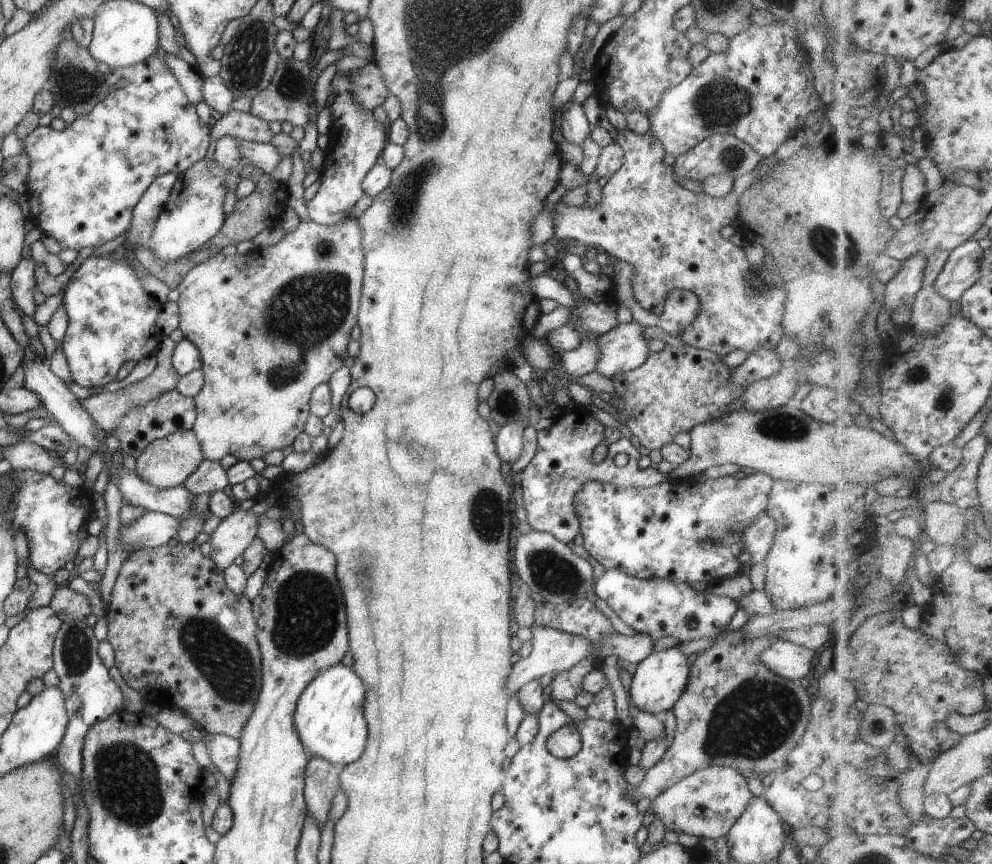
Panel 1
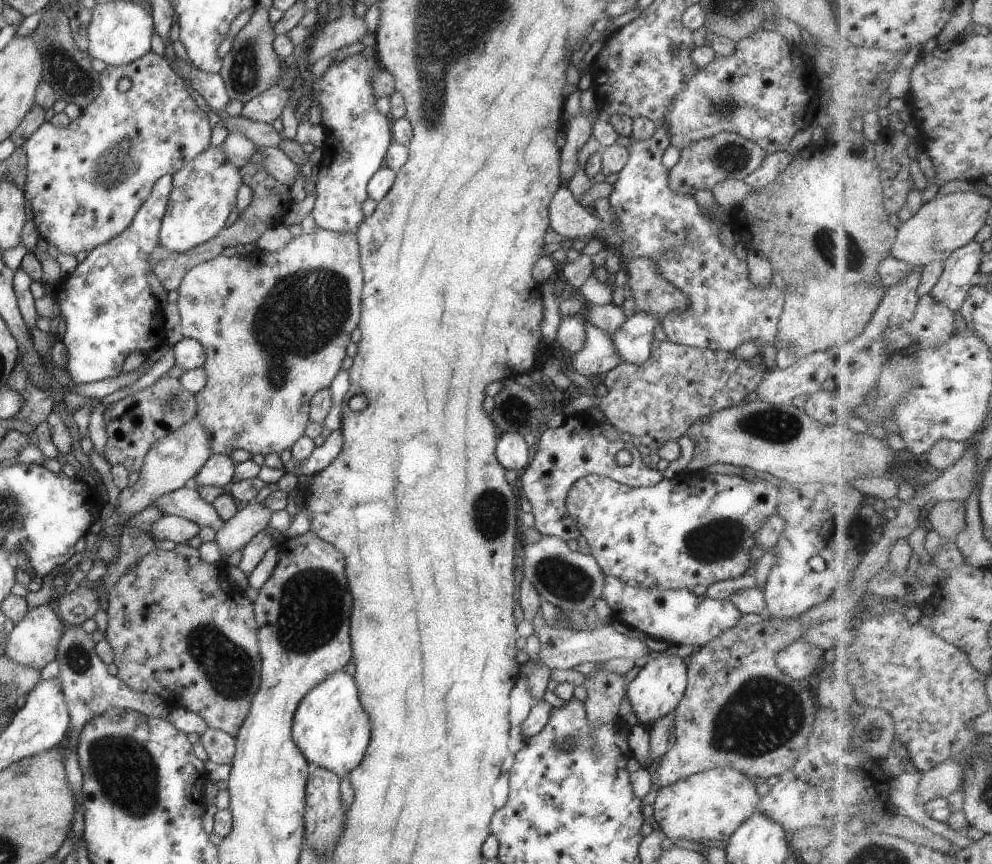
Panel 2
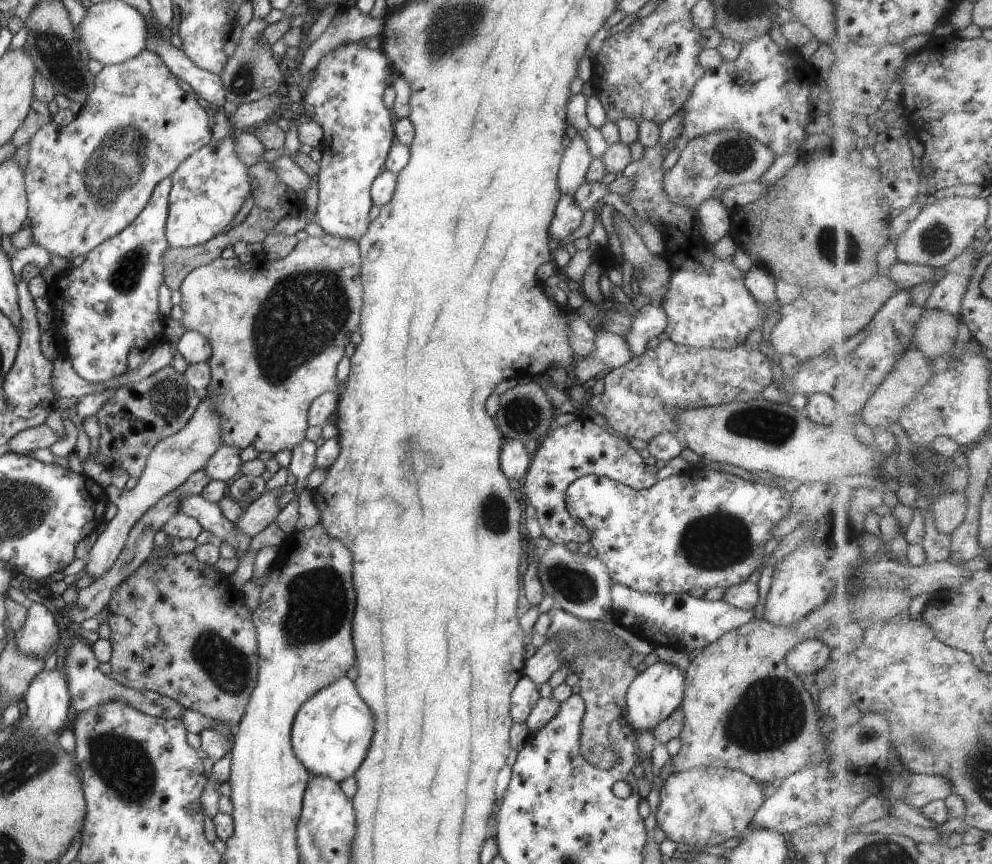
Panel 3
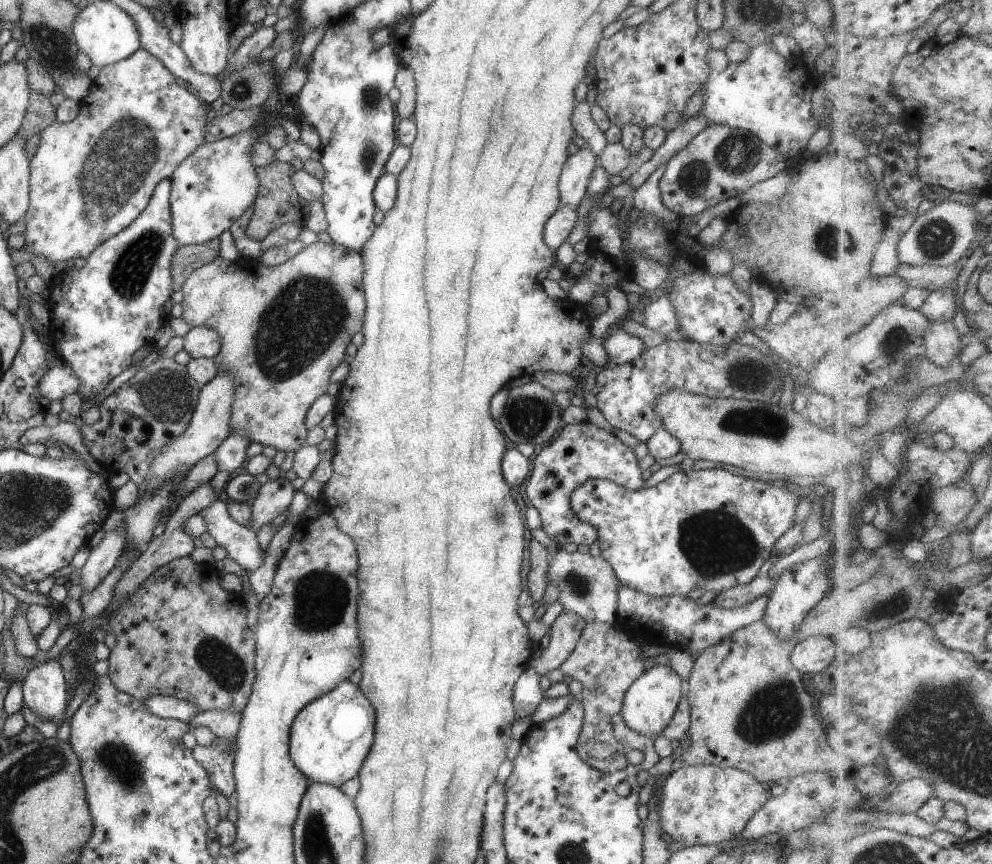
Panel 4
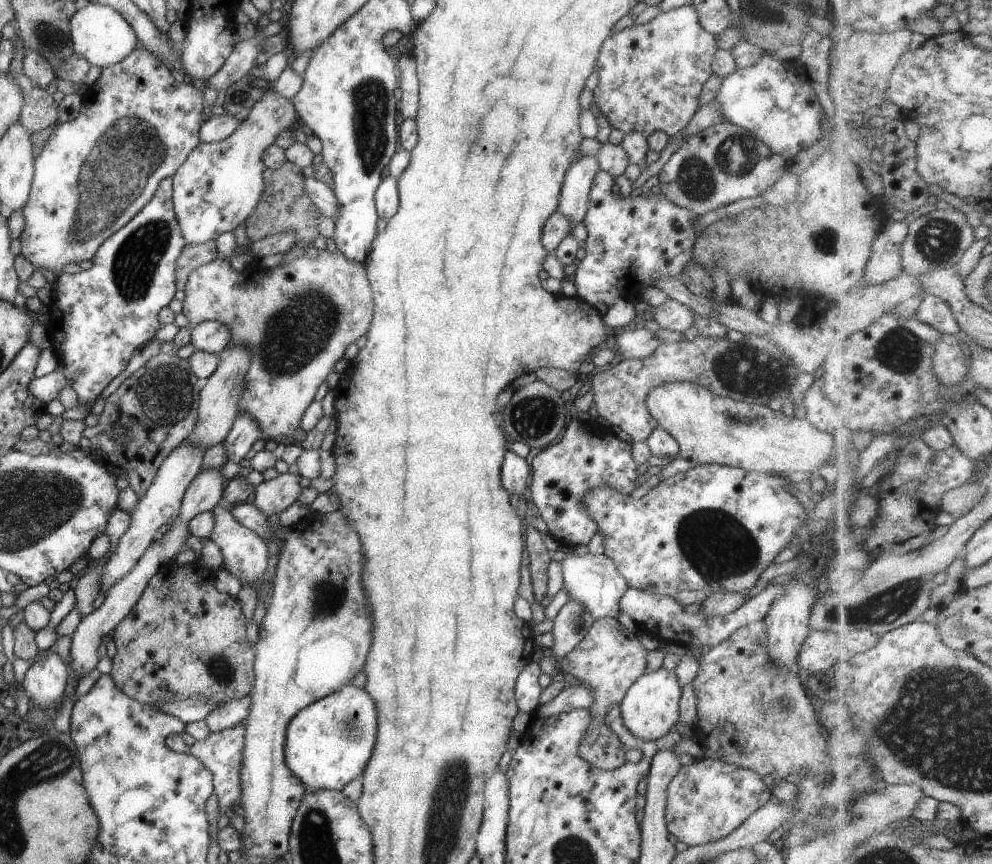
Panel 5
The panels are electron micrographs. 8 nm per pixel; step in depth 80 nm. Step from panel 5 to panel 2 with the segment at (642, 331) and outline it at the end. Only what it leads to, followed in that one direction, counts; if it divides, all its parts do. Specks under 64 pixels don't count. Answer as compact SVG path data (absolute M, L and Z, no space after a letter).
M590 322L586 323L586 339L582 349L573 353L571 364L575 372L588 378L602 376L620 363L619 355L613 346L610 334Z

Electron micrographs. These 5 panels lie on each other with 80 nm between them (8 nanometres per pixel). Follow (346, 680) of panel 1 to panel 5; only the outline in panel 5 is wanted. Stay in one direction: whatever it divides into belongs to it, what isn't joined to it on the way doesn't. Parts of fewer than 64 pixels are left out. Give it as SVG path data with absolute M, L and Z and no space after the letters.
M347 683L335 692L299 709L288 722L284 740L284 759L287 768L303 783L305 792L329 789L341 791L350 780L359 778L373 750L375 740L375 704L371 698Z

